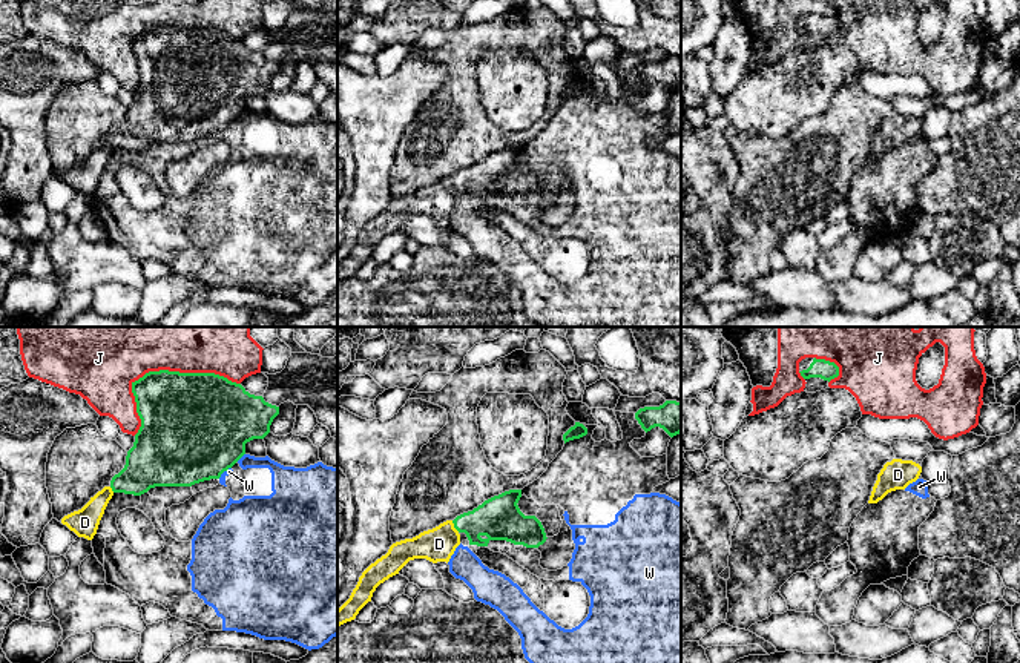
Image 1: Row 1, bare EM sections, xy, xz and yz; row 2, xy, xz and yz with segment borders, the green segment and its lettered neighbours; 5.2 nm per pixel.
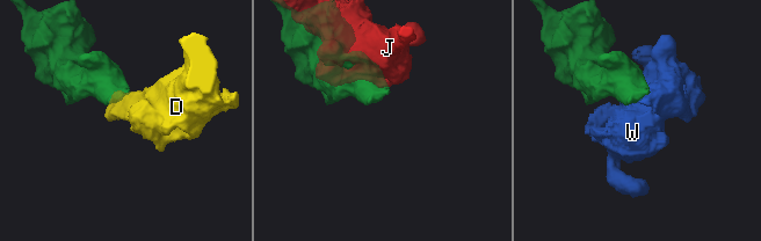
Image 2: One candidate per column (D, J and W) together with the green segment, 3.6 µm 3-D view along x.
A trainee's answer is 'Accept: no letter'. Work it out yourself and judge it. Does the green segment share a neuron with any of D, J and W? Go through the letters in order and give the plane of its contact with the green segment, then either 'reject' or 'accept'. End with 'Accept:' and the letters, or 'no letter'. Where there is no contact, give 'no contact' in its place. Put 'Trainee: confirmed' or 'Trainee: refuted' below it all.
D: meets green in xz; accept
J: meets green in xy; reject
W: meets green in xy; reject
Accept: D
Trainee: refuted

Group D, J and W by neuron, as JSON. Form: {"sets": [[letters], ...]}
{"sets": [["D"], ["J"], ["W"]]}

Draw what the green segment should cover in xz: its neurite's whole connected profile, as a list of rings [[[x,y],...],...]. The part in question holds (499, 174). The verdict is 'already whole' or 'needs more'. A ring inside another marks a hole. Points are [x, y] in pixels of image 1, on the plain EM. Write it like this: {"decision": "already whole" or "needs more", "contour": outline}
{"decision": "needs more", "contour": [[[509,146],[485,157],[472,167],[446,176],[413,195],[396,198],[388,209],[371,219],[359,233],[350,255],[337,266],[337,284],[356,275],[371,258],[376,244],[399,230],[414,215],[433,219],[449,218],[465,189],[469,201],[488,203],[491,196],[506,196],[526,204],[538,204],[546,198],[546,189],[535,172],[525,172],[518,164],[522,146]]]}

